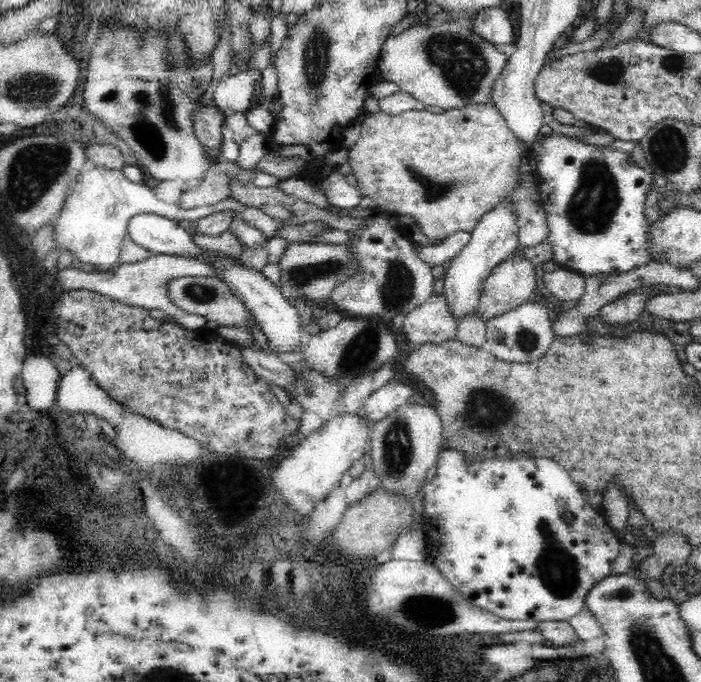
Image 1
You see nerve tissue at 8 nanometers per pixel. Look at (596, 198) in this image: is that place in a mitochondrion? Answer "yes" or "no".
yes

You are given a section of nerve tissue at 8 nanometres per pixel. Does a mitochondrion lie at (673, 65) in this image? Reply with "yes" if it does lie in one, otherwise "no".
yes

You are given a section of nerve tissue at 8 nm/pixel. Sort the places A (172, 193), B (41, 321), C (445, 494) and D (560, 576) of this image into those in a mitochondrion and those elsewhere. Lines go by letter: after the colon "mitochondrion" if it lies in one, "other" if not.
A: other
B: other
C: other
D: mitochondrion

